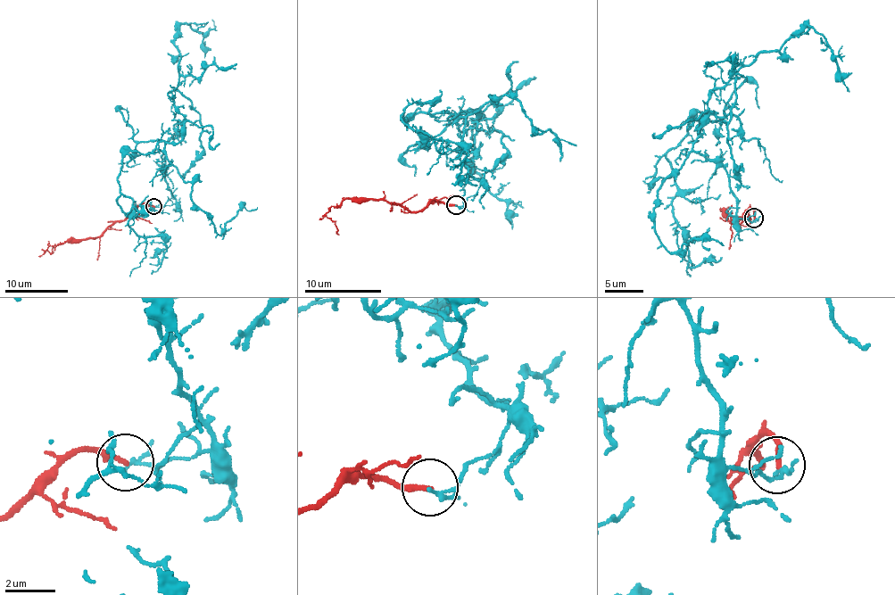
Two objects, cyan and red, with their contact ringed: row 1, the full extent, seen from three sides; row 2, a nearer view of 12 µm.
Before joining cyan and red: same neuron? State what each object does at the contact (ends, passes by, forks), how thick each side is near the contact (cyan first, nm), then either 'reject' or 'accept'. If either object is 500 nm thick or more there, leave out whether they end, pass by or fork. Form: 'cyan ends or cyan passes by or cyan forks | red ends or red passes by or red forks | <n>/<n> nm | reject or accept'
cyan passes by | red ends | 120/200 nm | reject

